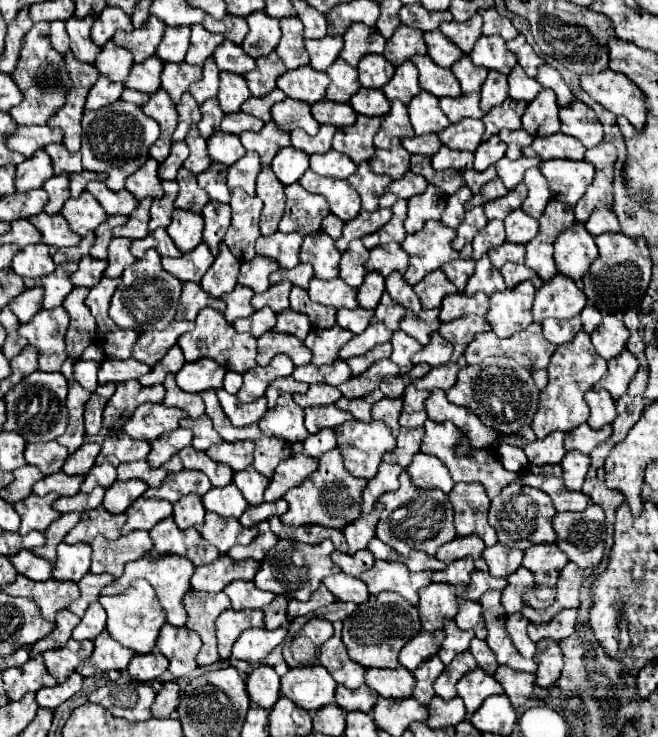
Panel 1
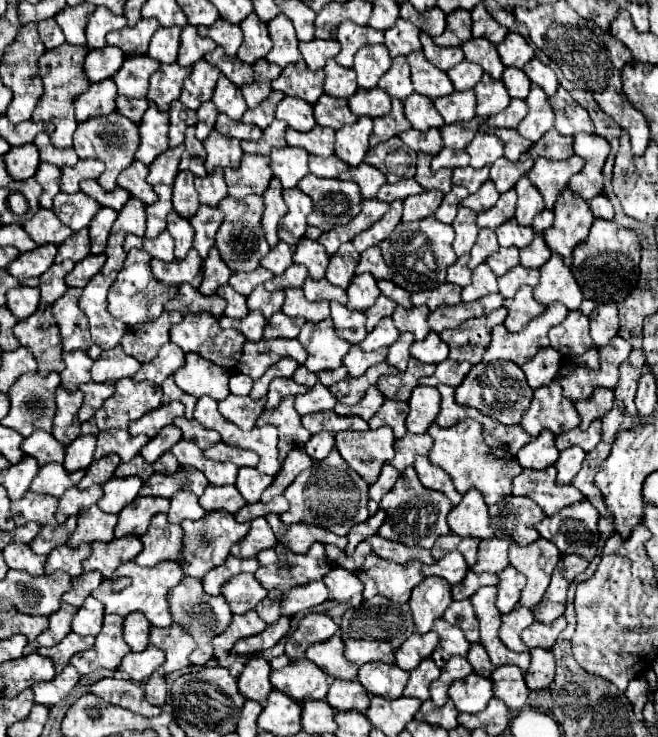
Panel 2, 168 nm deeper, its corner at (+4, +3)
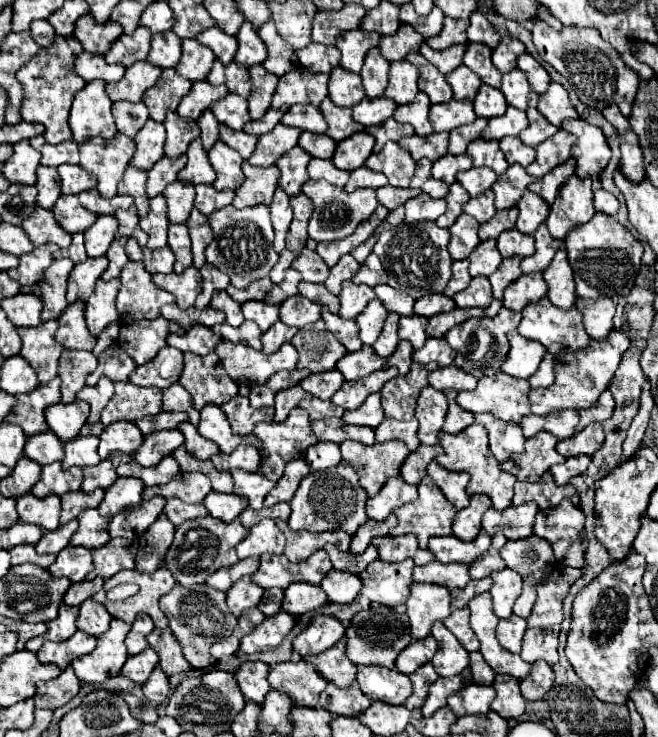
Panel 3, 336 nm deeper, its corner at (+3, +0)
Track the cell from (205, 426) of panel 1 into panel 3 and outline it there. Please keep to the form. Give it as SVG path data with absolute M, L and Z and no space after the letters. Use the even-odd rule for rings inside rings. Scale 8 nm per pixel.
M182 423L182 425L178 425L178 429L180 429L182 435L186 437L184 447L190 449L190 453L192 453L194 457L198 457L200 461L210 459L214 453L220 451L218 445L214 445L214 441L210 441L210 439L204 439L204 437L196 431L194 425L190 425L190 423Z

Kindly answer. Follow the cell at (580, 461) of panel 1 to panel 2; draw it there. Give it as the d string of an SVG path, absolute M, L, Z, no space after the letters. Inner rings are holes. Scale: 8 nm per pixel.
M571 446L571 448L563 450L561 456L559 456L559 460L555 462L555 468L557 468L557 484L559 486L571 484L573 476L579 472L583 460L585 460L585 452L579 446Z

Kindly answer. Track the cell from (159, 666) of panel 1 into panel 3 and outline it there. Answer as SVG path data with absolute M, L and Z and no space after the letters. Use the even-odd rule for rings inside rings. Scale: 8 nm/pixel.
M148 647L142 653L128 657L128 661L122 667L122 675L132 679L134 683L142 685L144 681L148 681L150 673L152 673L152 669L156 665L158 665L158 655L156 655L156 651L152 647Z

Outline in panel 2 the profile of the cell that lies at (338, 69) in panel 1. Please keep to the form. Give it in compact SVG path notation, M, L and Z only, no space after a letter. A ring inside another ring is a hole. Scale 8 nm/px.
M329 60L325 64L325 94L333 96L333 98L349 98L357 92L357 80L355 80L355 72L351 68L343 68L339 66L335 60Z

